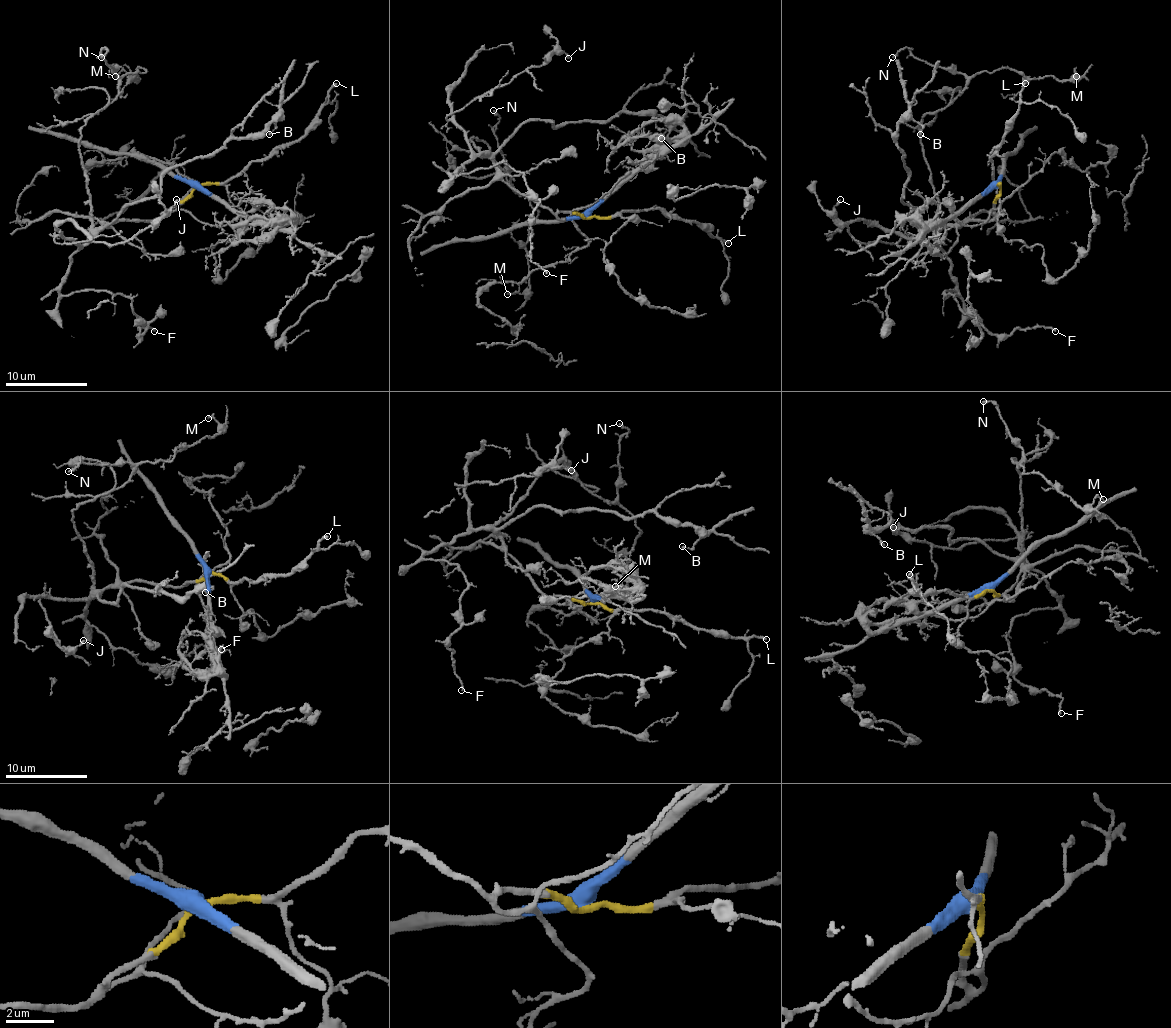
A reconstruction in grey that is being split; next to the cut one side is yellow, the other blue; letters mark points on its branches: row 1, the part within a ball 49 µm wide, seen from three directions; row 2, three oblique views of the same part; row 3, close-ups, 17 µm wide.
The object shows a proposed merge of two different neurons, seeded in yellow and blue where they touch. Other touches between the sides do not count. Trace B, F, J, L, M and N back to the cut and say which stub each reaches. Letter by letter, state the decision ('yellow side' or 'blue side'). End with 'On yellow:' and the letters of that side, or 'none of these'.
B: yellow side
F: yellow side
J: yellow side
L: yellow side
M: yellow side
N: yellow side
On yellow: B, F, J, L, M, N

